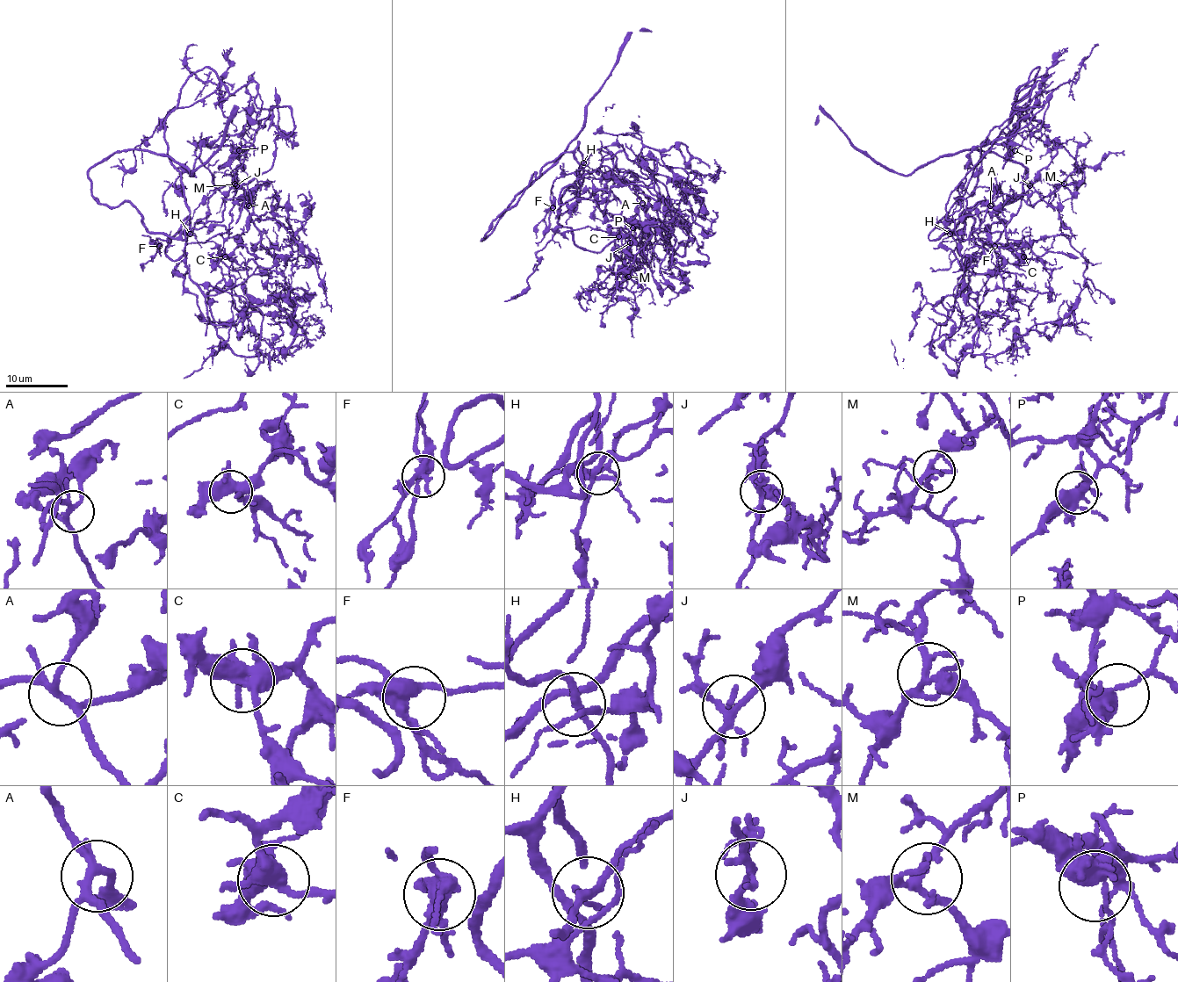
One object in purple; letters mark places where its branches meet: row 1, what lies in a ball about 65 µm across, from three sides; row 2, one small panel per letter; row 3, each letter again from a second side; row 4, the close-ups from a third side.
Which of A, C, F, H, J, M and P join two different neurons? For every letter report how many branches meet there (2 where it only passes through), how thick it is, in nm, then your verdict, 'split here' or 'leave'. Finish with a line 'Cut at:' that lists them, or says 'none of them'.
A: 5 branches meet; 200 nm thick; leave
C: 6 branches meet; 480 nm thick; leave
F: 5 branches meet; 360 nm thick; leave
H: 6 branches meet; 200 nm thick; leave
J: 5 branches meet; 190 nm thick; leave
M: 5 branches meet; 200 nm thick; leave
P: 4 branches meet; 380 nm thick; leave
Cut at: none of them

